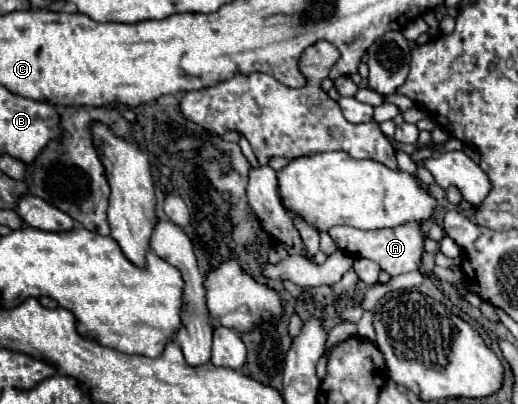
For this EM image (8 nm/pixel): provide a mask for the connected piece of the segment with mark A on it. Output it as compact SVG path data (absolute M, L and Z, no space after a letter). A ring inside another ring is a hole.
M407 222L405 226L383 228L383 230L359 230L353 226L335 226L329 230L329 236L335 240L335 244L341 250L345 250L353 256L375 260L389 276L417 270L421 266L421 256L425 252L425 248L423 248L425 236L423 236L419 222Z

